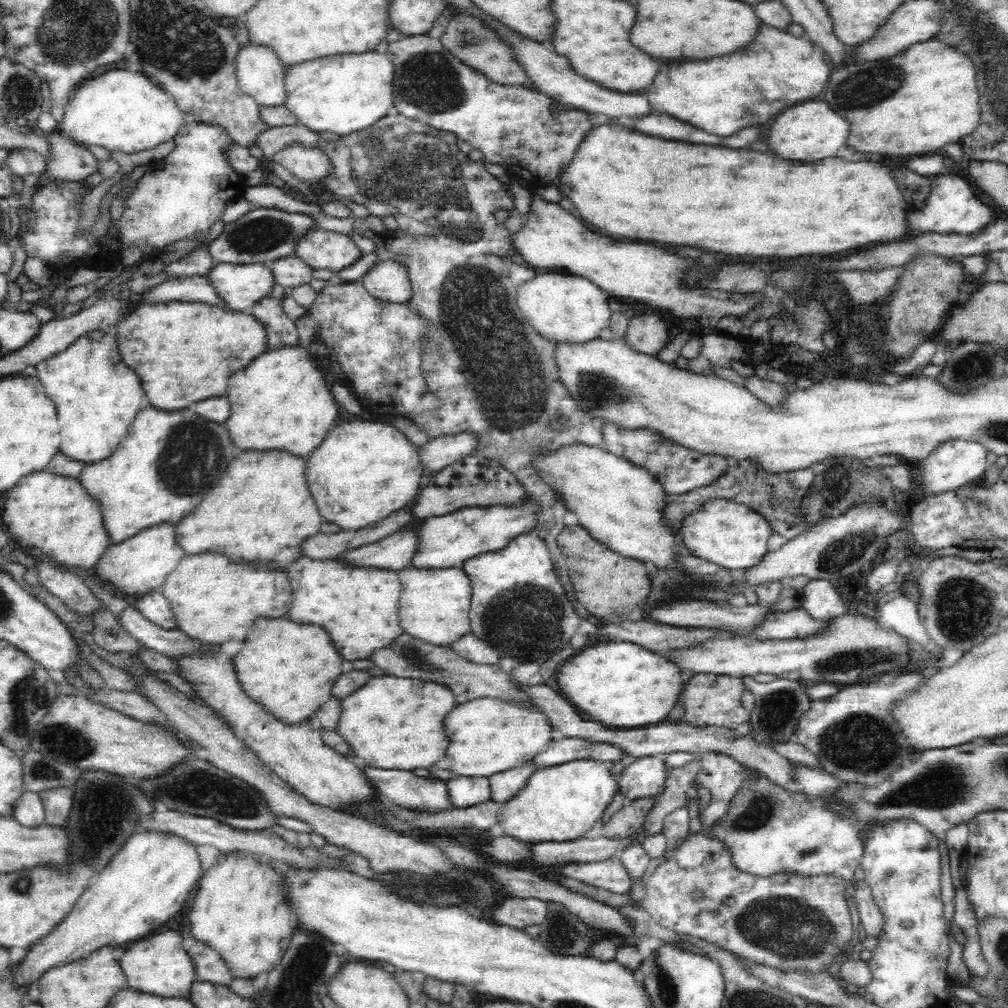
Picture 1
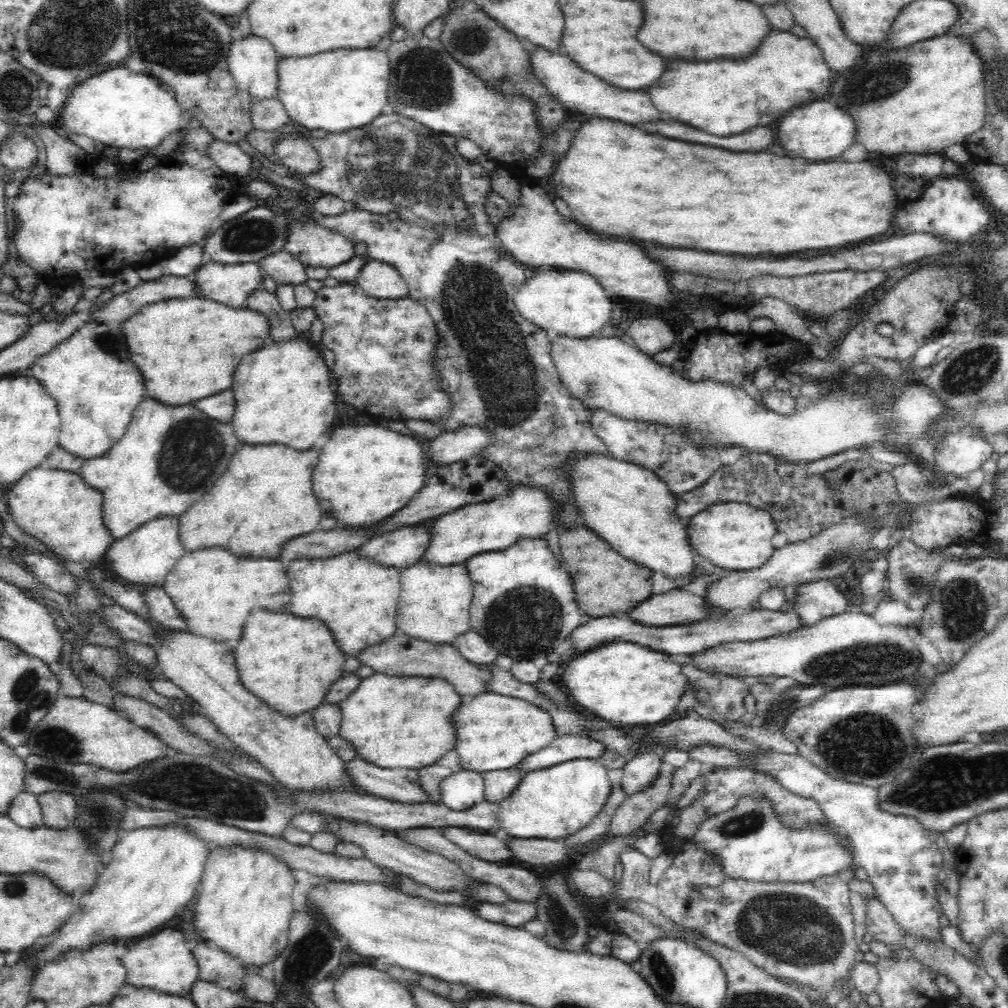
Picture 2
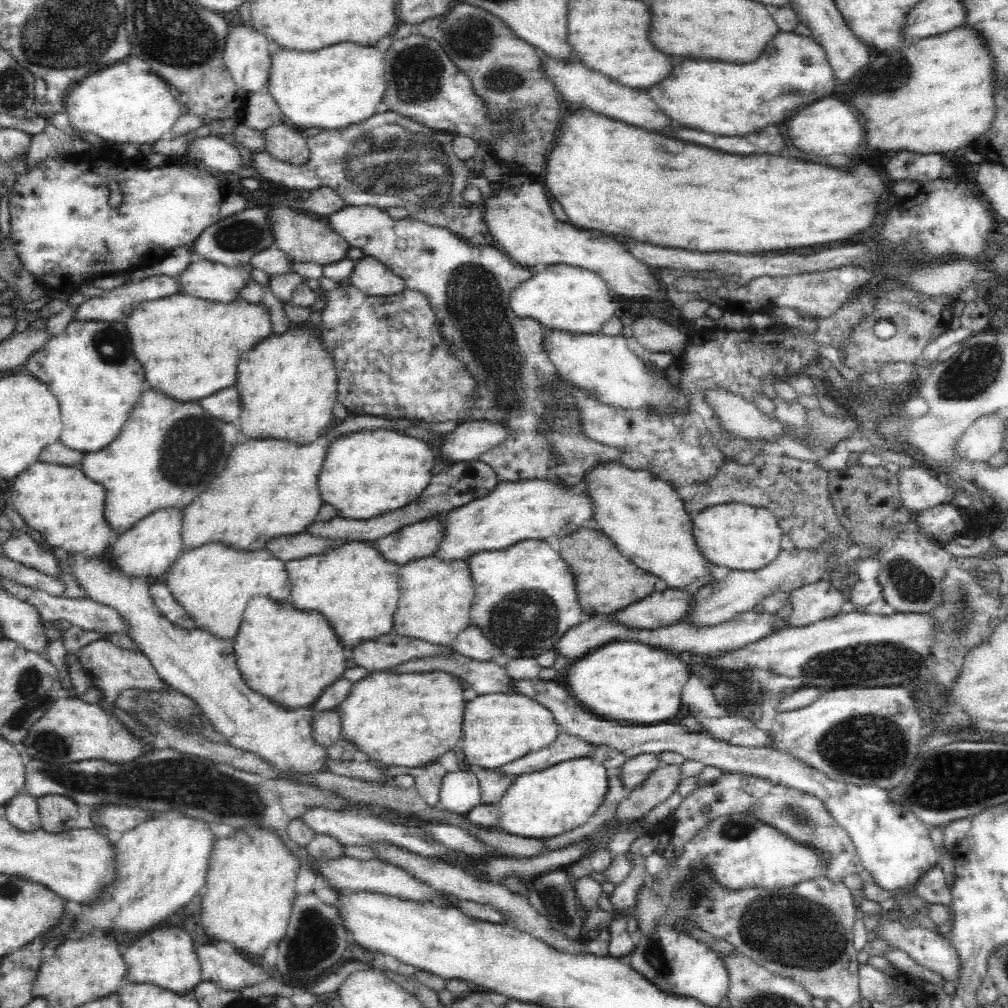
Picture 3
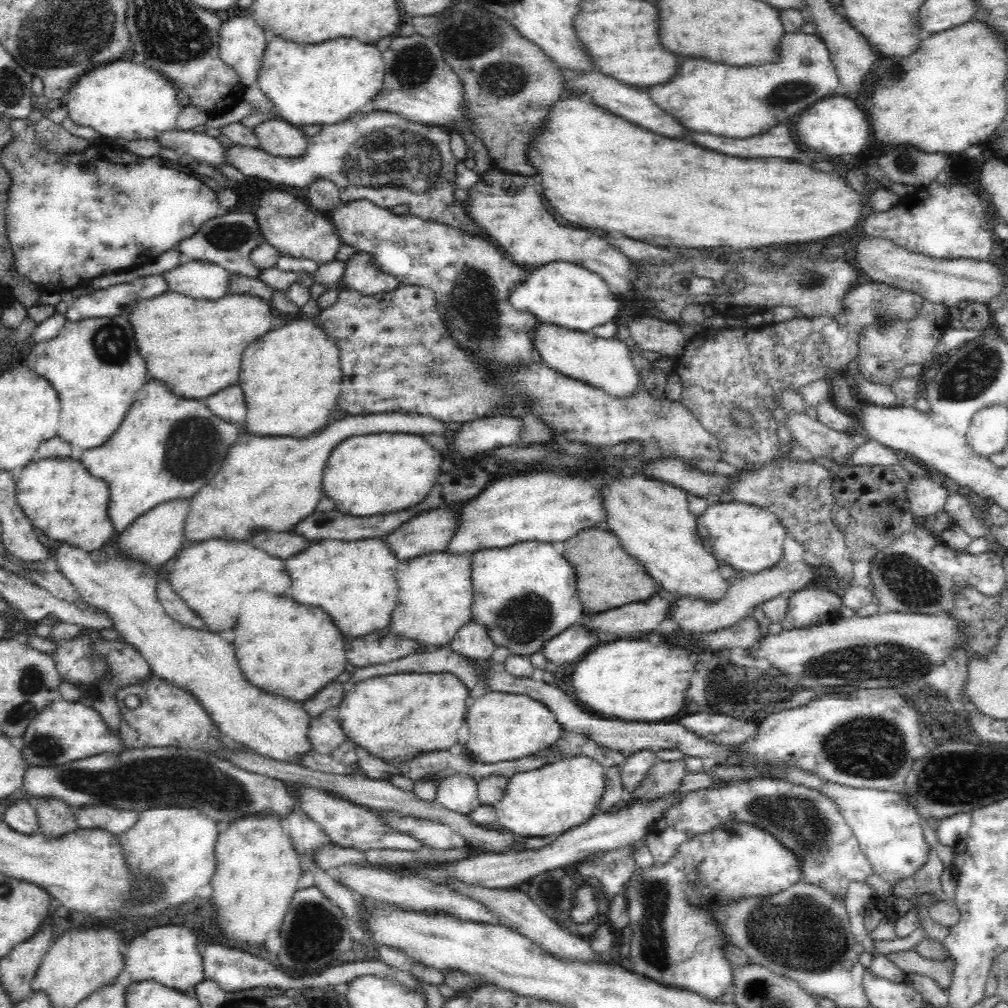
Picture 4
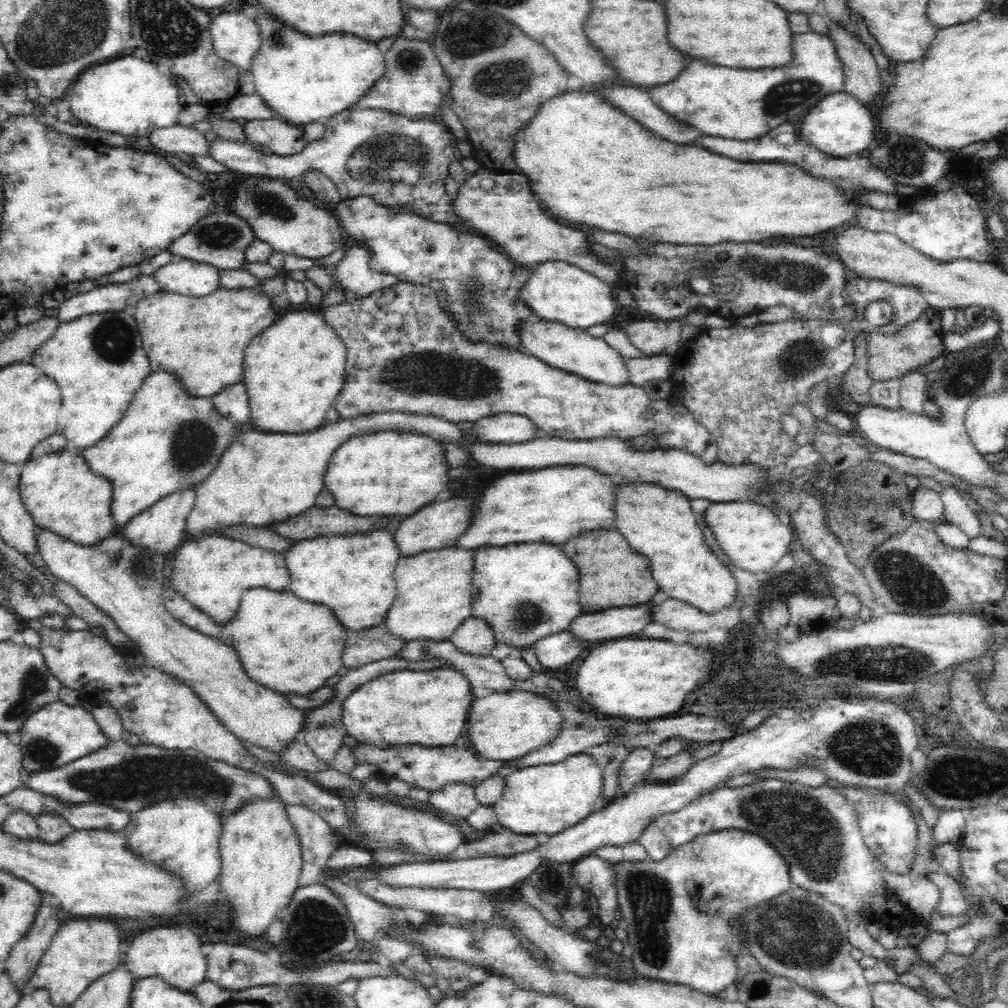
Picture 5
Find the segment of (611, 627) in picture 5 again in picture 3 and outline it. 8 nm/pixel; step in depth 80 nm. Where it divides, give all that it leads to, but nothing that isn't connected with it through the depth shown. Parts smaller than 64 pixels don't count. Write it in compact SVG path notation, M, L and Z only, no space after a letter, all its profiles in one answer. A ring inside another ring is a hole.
M686 589L655 590L646 600L634 602L610 618L631 629L662 628L686 616L693 596Z

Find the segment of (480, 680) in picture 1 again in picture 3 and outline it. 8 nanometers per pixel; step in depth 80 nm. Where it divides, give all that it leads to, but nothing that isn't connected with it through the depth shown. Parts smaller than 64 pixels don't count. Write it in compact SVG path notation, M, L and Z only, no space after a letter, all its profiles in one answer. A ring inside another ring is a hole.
M392 628L382 636L360 642L358 646L348 651L348 657L353 659L356 667L386 671L412 658L424 658L453 651L449 646L433 645L420 639L402 636Z

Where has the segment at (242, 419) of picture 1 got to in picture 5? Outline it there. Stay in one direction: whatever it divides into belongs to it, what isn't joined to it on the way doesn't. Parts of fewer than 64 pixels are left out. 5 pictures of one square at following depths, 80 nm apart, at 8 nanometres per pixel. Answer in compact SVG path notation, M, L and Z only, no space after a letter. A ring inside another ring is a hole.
M291 306L288 309L284 309L278 314L278 320L275 324L272 324L269 328L266 328L260 334L254 336L253 340L250 340L246 352L244 352L244 385L246 386L247 393L250 399L250 410L251 410L251 422L254 424L256 430L264 430L264 432L286 432L286 433L304 433L313 431L326 424L326 414L330 411L332 400L338 396L342 390L346 380L346 357L347 349L342 343L338 333L330 326L326 325L324 321L324 314L321 307L310 307L310 306Z

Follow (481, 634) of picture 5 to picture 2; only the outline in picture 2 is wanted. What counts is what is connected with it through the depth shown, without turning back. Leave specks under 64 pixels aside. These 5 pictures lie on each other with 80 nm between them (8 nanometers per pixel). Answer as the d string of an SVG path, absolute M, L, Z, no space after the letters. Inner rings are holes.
M472 627L457 636L451 644L462 657L475 664L494 663L499 654L499 651Z

